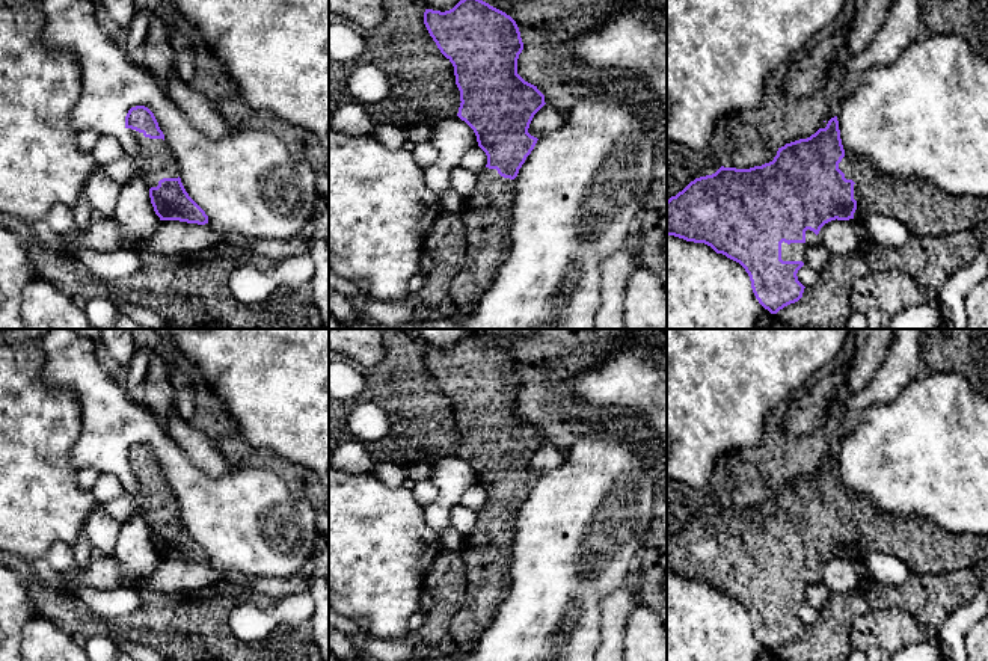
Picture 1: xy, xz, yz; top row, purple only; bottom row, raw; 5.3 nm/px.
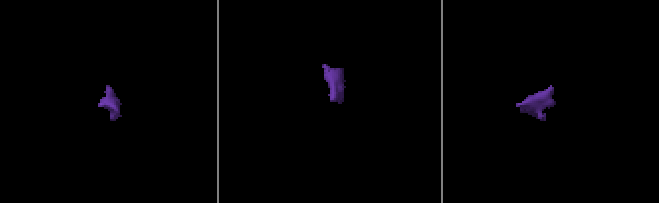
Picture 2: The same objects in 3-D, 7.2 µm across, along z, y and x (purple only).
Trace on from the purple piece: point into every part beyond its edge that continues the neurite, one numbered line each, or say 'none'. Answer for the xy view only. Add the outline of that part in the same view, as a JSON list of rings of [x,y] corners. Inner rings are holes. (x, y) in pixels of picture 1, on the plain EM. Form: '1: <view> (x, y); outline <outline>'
1: xy (157, 500); outline [[[127,466],[137,477],[140,510],[148,527],[157,525],[163,516],[178,516],[178,500],[163,477],[149,477],[143,471]]]

